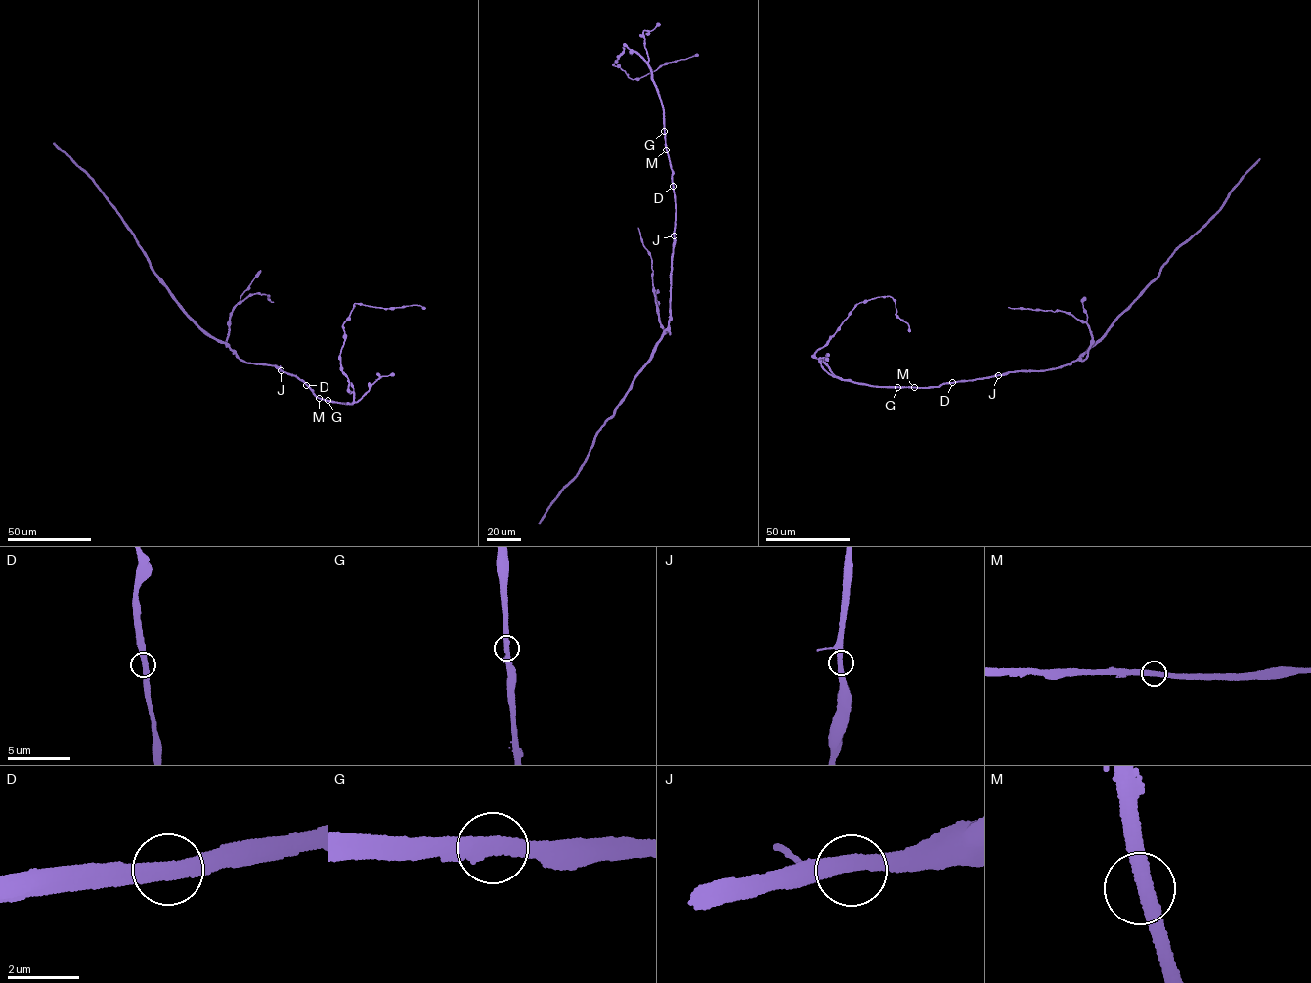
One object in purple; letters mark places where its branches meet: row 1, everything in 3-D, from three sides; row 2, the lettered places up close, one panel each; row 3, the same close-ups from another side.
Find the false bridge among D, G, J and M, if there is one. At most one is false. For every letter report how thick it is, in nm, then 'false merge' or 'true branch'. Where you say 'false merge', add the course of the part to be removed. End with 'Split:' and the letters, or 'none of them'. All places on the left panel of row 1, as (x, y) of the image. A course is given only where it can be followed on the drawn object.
D: 400 nm | true branch
G: 400 nm | true branch
J: 400 nm | true branch
M: 400 nm | true branch
Split: none of them

